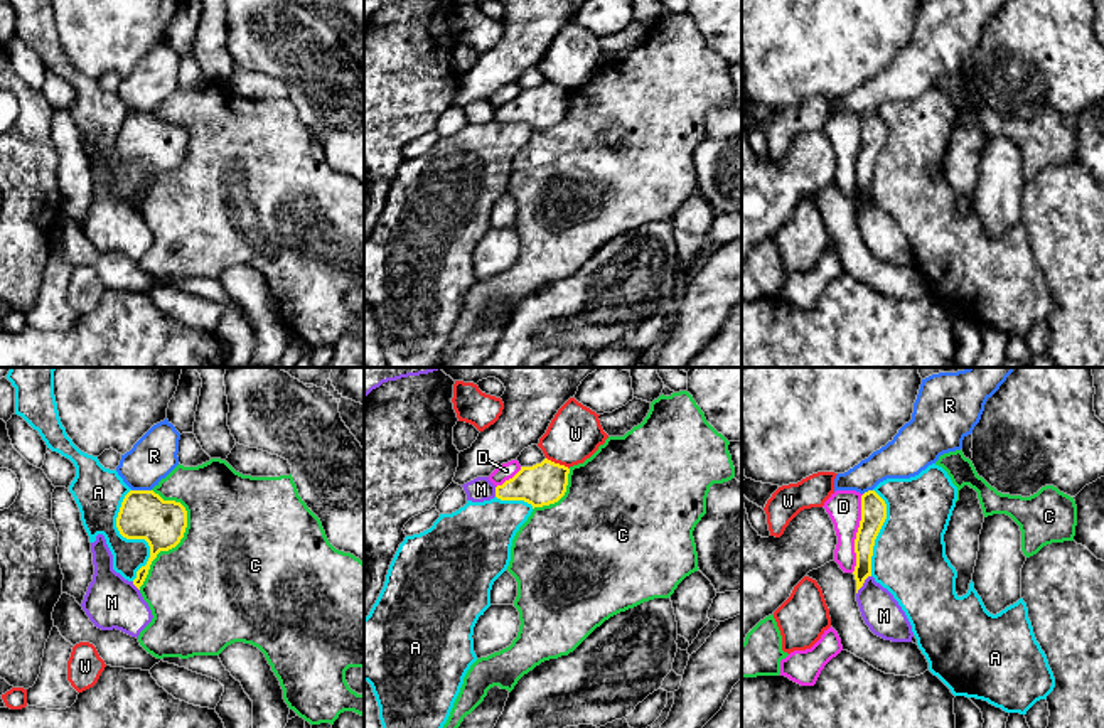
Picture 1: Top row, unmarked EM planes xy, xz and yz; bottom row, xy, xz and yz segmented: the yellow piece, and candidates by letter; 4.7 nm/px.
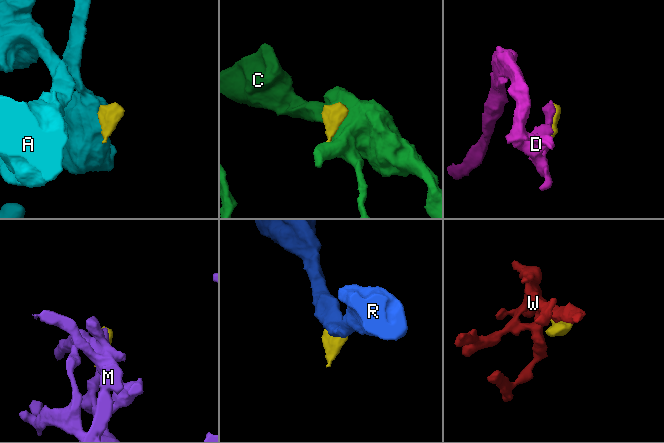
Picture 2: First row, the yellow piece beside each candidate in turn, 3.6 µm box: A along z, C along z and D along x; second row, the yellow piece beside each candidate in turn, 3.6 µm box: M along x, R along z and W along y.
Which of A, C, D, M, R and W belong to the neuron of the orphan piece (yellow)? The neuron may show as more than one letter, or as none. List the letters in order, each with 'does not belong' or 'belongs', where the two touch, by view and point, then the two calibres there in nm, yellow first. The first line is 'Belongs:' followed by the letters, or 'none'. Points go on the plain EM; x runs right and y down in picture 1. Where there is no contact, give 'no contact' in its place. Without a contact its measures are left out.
Belongs: D
A: does not belong; meets yellow in xy at (130, 160); 240 nm thick on the yellow side, 220 nm on the other
C: does not belong; meets yellow in xy at (182, 159); 240 nm thick on the yellow side, 500 nm on the other
D: belongs; meets yellow in yz at (857, 155); 130 nm thick on the yellow side, 160 nm on the other
M: does not belong; meets yellow in yz at (862, 208); 100 nm thick on the yellow side, 180 nm on the other
R: does not belong; meets yellow in xy at (142, 113); 240 nm thick on the yellow side, 220 nm on the other
W: does not belong; meets yellow in xz at (558, 86); 200 nm thick on the yellow side, 260 nm on the other

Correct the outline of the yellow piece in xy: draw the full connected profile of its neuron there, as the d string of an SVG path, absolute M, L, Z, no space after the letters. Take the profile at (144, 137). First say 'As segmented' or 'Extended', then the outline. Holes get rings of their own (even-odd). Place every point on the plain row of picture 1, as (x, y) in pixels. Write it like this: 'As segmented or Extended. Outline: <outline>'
As segmented. Outline: M130 113L121 125L116 150L123 160L145 162L150 169L150 180L133 202L140 212L157 177L175 170L184 160L187 133L180 125L163 123L153 113Z

